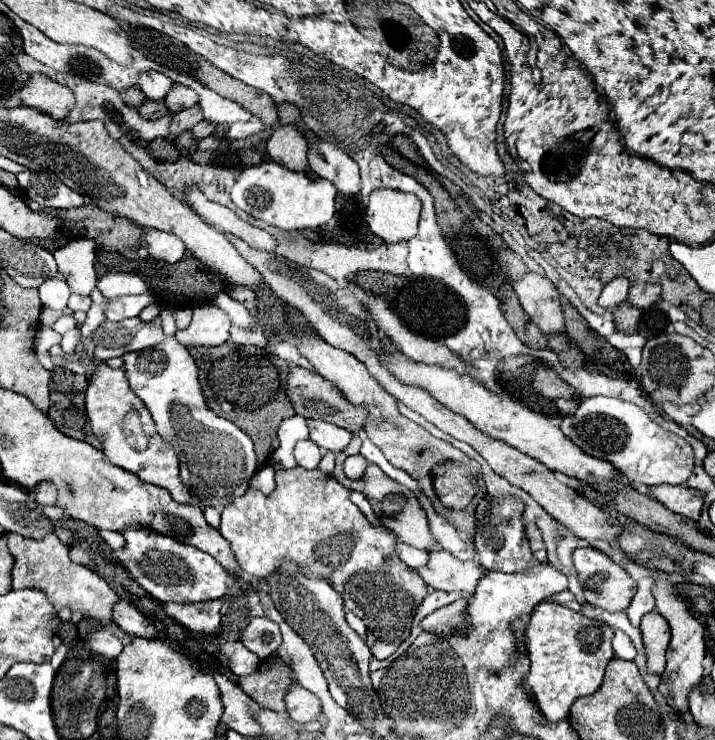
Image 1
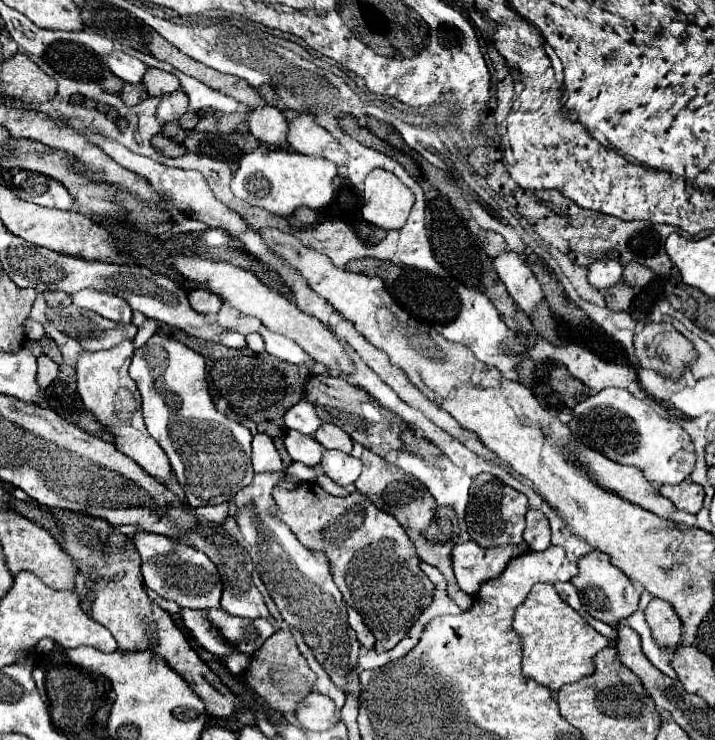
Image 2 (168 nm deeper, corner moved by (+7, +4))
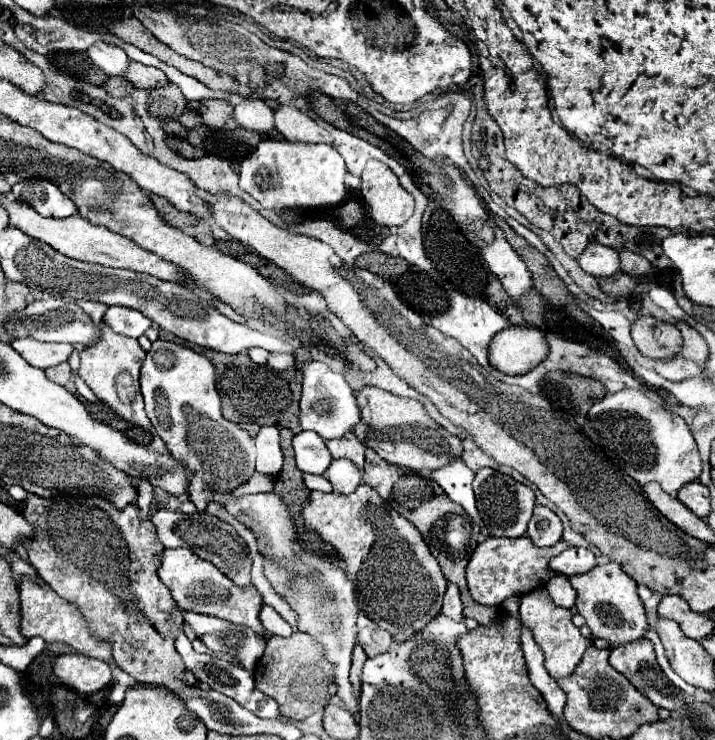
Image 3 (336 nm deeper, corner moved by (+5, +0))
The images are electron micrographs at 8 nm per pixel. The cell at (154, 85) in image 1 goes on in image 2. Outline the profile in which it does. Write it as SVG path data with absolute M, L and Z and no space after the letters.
M111 52L107 58L103 58L103 62L107 64L107 68L119 76L123 82L131 82L137 84L141 82L141 76L145 74L145 64L125 52Z

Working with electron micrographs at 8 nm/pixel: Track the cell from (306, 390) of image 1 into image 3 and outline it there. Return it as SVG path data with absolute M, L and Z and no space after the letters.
M363 386L361 390L355 390L355 398L361 410L361 420L355 424L353 434L389 464L409 470L435 470L461 454L461 442L433 422L421 402L393 396L375 386Z

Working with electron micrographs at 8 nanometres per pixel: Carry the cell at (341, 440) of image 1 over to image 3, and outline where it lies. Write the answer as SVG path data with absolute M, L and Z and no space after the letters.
M347 432L347 436L343 436L339 440L327 440L325 446L329 448L333 458L349 458L357 468L363 468L365 446L357 440L357 436L353 432Z

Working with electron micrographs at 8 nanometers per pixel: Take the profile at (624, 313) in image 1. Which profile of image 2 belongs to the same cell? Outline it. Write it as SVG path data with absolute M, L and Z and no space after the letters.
M621 280L621 282L613 284L613 288L607 288L607 292L605 292L607 308L611 308L611 310L627 310L633 296L635 296L635 290Z

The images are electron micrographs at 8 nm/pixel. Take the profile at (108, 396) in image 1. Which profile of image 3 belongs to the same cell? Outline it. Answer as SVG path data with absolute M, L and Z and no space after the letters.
M103 326L101 342L93 348L85 348L79 356L81 356L79 376L93 390L93 394L101 402L105 402L119 418L151 434L151 422L143 410L143 396L139 388L139 368L145 360L145 352L139 346L139 342L135 338L115 334L113 330Z

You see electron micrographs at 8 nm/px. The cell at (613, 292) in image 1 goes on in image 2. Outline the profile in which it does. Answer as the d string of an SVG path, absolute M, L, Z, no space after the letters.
M595 260L587 266L587 278L597 290L611 288L621 280L623 266L619 260Z

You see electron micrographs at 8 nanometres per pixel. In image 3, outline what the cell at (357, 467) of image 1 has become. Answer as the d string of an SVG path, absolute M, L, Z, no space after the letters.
M343 458L333 460L323 476L331 482L333 490L339 494L351 494L361 484L361 470L355 468L351 460L343 460Z

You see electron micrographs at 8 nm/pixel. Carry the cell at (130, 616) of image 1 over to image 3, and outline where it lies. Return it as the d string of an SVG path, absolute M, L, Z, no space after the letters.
M29 496L23 504L23 516L33 526L35 538L25 542L29 562L39 572L39 576L65 600L71 600L83 612L91 630L113 646L113 660L119 668L131 674L137 682L165 686L171 692L179 692L179 688L191 688L179 676L187 672L177 648L177 626L171 618L177 604L171 598L167 586L159 582L157 556L163 550L159 538L155 536L155 526L145 520L139 520L139 508L129 504L125 510L117 510L111 502L103 498L67 498L57 496L53 500L45 500L39 496Z

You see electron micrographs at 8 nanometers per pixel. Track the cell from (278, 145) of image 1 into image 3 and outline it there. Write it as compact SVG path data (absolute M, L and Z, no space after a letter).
M245 98L241 104L235 106L233 118L239 122L239 126L255 130L259 134L271 134L275 130L273 110L263 100L253 102L251 98Z

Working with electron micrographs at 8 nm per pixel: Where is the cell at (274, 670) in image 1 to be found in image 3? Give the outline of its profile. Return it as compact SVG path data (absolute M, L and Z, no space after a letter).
M293 632L289 638L269 636L265 654L255 666L255 688L271 696L279 704L281 716L289 720L305 720L307 716L323 710L335 694L331 664L323 658L321 646L303 632Z

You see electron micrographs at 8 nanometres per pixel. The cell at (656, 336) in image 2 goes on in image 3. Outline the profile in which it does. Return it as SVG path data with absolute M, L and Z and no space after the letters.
M641 316L631 326L631 336L639 352L653 360L673 360L683 348L683 336L677 326L659 322L651 316Z

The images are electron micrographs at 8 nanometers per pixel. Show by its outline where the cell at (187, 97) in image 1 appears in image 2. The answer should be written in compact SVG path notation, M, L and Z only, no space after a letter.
M147 68L143 76L143 84L149 96L163 96L163 94L179 90L179 80L173 74L165 70L157 70L157 68Z

